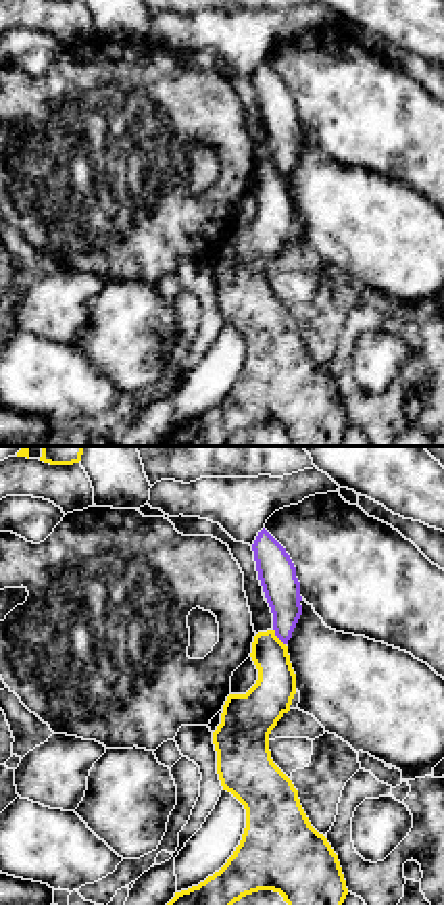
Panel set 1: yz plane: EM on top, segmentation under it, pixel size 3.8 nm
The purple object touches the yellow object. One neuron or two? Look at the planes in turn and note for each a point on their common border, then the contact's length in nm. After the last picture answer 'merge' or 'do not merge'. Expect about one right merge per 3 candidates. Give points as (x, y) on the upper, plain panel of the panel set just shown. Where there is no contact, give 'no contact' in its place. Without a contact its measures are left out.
contact (276, 167); length 80 nm

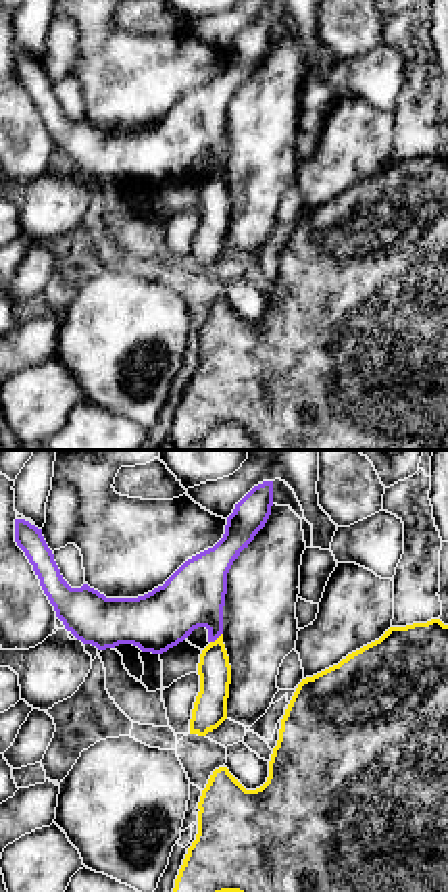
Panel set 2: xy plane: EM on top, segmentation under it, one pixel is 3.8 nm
contact (215, 171); length 60 nm

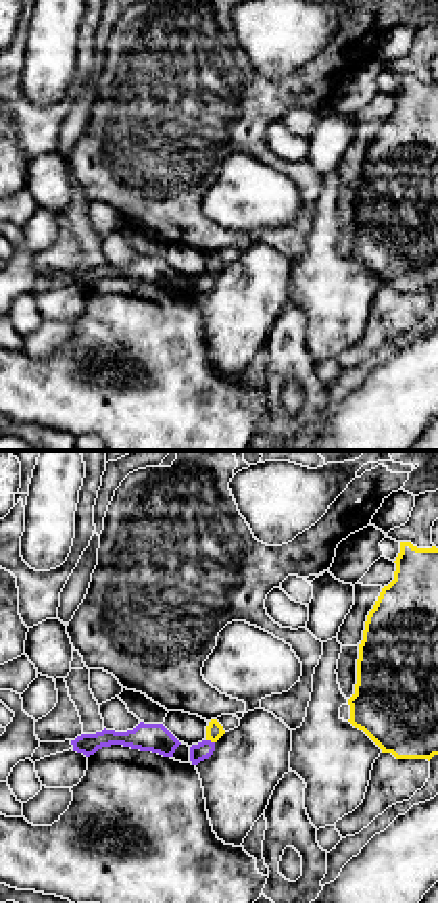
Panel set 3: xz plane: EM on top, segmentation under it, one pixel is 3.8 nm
contact (209, 274); length 40 nm

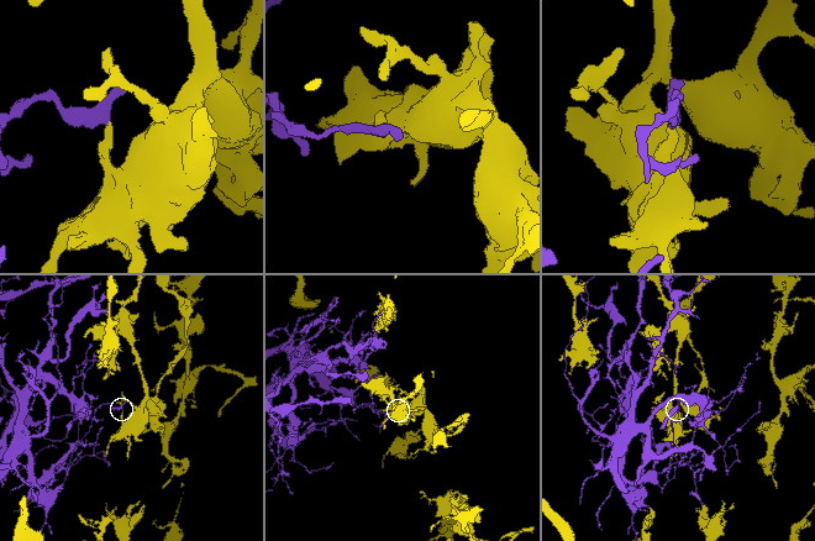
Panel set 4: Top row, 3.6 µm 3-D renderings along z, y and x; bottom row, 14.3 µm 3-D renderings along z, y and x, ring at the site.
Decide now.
do not merge

